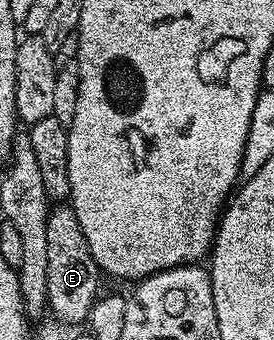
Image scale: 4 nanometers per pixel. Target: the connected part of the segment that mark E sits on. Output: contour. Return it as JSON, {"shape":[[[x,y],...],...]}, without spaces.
{"shape":[[[61,202],[50,207],[47,218],[47,308],[57,320],[65,324],[77,324],[88,321],[91,306],[97,300],[97,276],[99,269],[95,258],[91,258],[91,246],[87,246],[87,237],[75,210],[68,203]]]}

